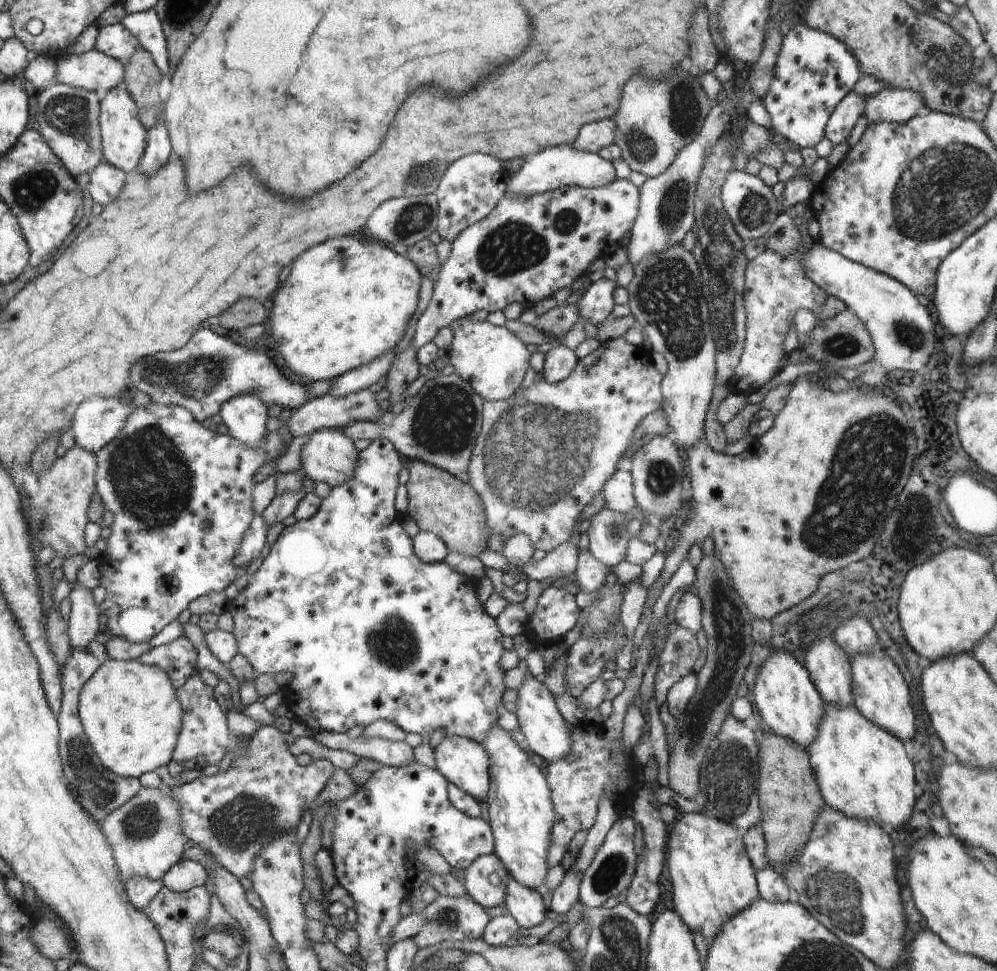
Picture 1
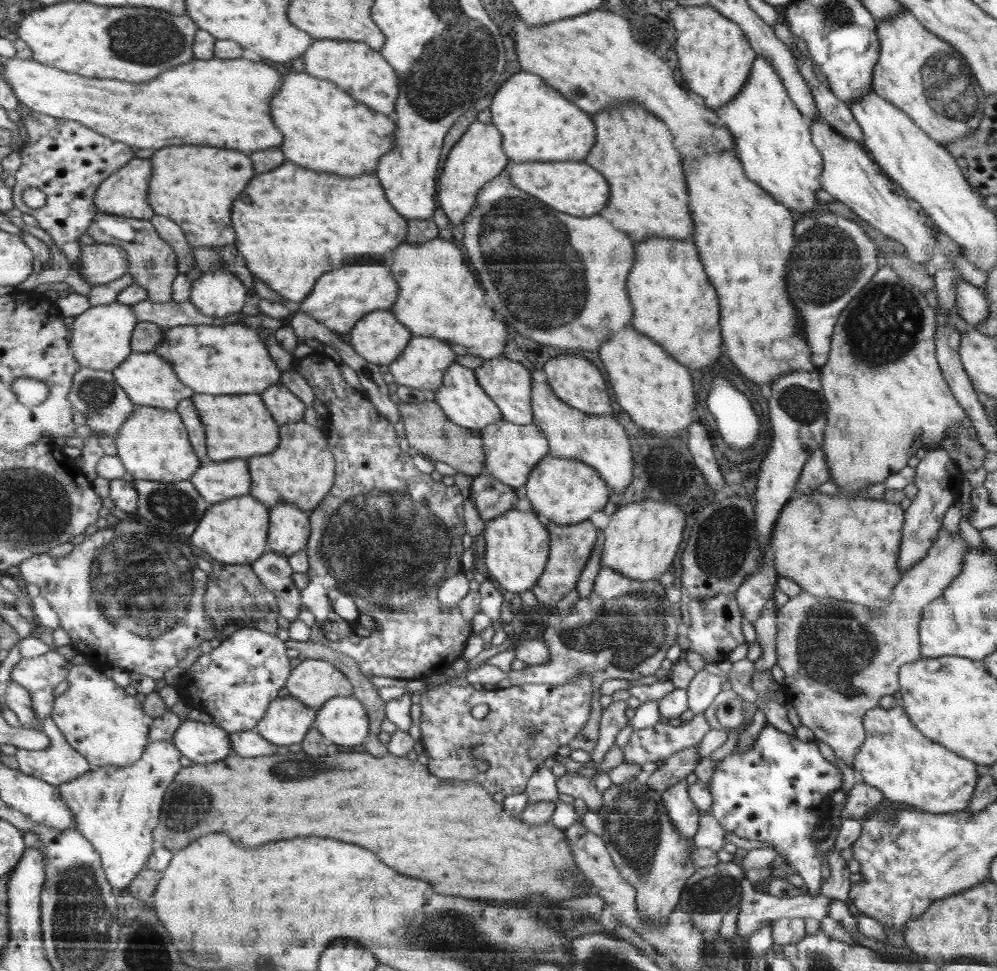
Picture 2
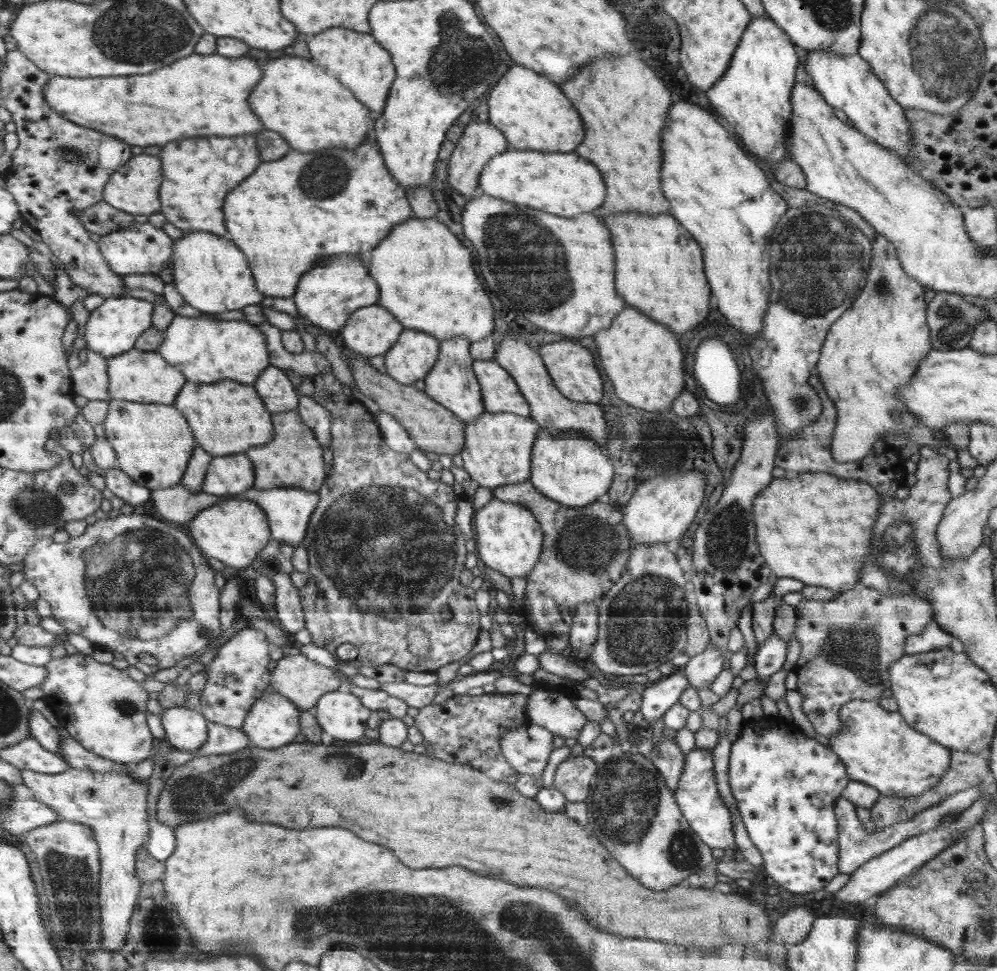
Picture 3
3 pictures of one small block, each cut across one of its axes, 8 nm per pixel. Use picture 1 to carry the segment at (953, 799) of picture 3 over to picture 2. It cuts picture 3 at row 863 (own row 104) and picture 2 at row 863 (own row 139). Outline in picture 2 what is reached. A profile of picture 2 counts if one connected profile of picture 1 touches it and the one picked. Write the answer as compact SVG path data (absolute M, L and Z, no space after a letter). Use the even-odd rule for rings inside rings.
M833 847L827 852L830 876L825 880L822 890L819 892L833 900L837 899L845 902L849 906L849 894L852 887L850 878L852 874L848 869L848 861L840 855L840 852L841 850L838 847Z

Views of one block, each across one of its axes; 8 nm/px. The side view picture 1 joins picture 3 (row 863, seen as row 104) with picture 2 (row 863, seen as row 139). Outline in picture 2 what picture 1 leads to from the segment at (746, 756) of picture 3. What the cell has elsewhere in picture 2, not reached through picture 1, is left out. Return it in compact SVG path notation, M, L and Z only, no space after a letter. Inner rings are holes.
M767 724L756 741L745 752L732 752L724 760L717 762L717 766L709 784L714 802L711 806L711 816L725 831L736 837L768 842L780 858L788 862L804 881L804 891L815 896L820 894L820 872L822 872L822 856L826 852L818 850L820 840L814 837L814 832L824 824L830 822L832 800L830 792L842 786L841 770L822 758L822 751L814 741L803 742L795 735L790 735L775 725Z

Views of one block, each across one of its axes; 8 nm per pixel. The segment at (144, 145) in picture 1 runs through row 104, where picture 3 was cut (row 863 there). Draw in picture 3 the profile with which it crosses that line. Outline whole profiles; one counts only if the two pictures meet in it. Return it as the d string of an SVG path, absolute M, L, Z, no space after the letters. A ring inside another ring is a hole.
M133 765L130 772L96 772L92 770L78 769L72 766L67 772L61 774L50 775L42 772L35 772L27 769L22 771L22 778L24 778L24 785L28 786L34 794L36 799L40 799L42 802L49 804L52 808L56 809L58 813L65 819L75 821L76 823L90 825L95 829L96 837L98 837L99 845L101 848L101 856L103 861L102 880L101 880L101 911L103 916L103 934L105 940L103 940L103 948L107 951L122 951L124 946L127 946L128 935L131 932L132 917L135 915L136 907L139 906L139 898L143 893L144 882L139 878L138 866L139 866L139 849L144 847L148 842L148 838L151 835L154 824L151 822L151 801L149 800L151 795L149 782L135 782L132 775L134 775L135 765Z

